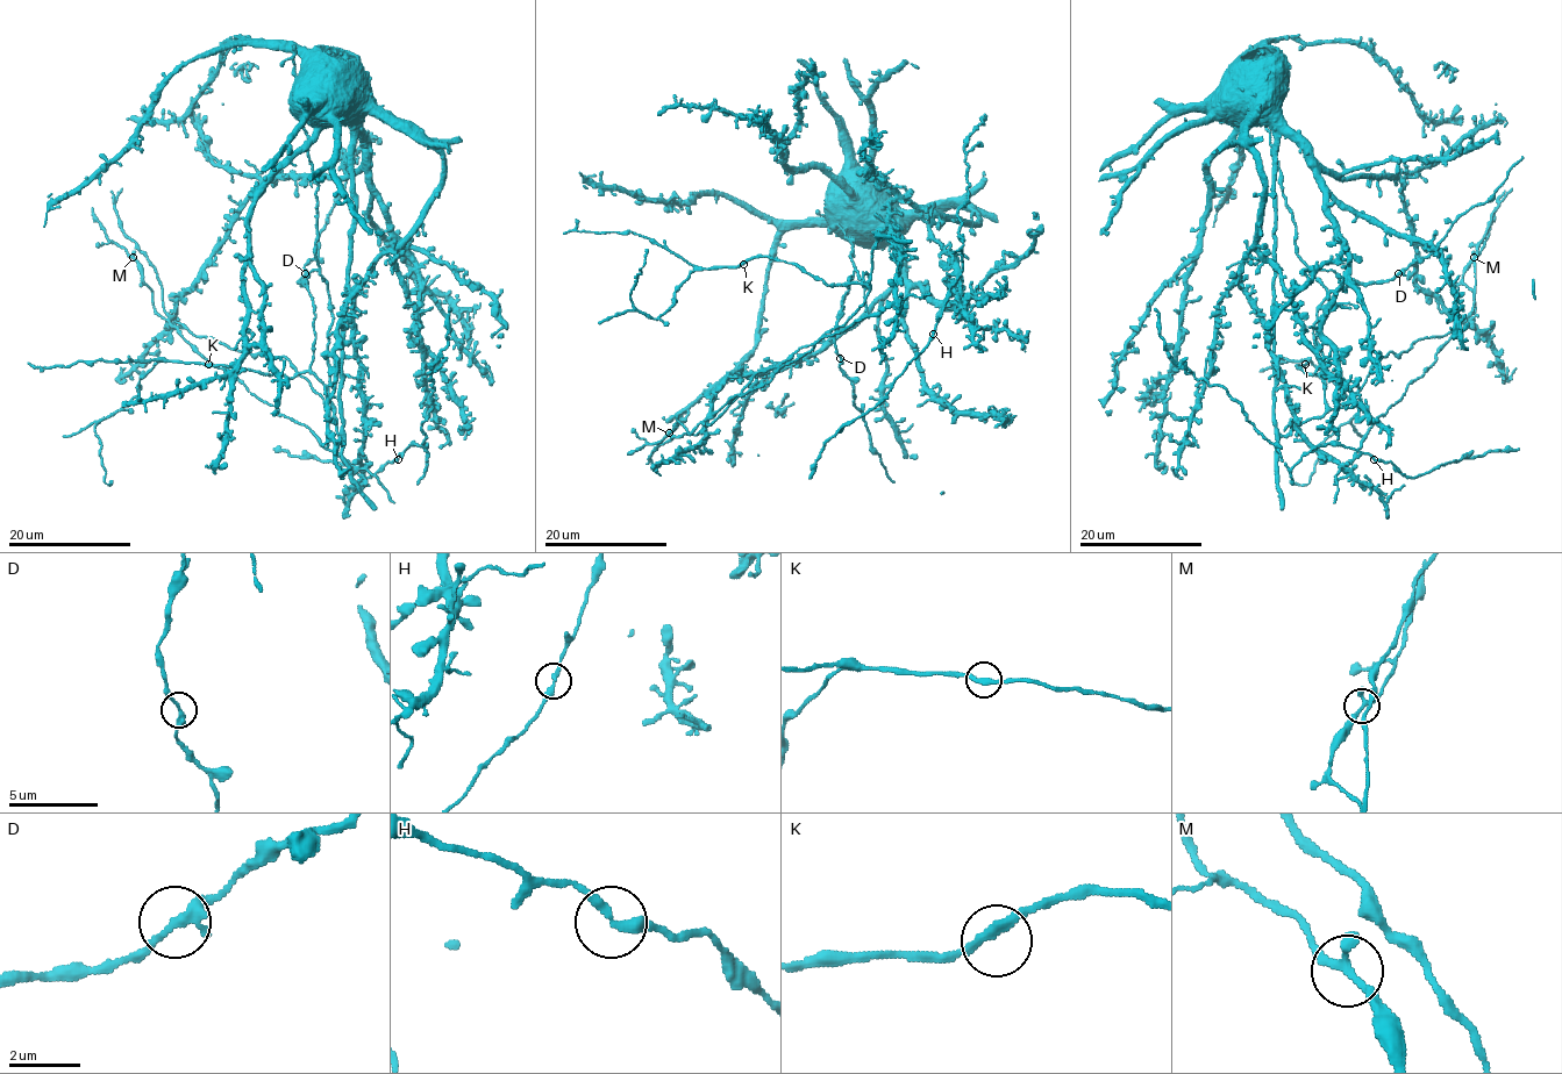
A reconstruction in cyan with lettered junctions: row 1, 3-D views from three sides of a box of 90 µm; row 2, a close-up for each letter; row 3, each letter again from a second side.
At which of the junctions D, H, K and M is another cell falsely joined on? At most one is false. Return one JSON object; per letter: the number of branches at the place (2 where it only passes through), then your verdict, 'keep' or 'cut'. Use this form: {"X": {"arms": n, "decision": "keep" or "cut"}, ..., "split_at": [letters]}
{"D": {"arms": 2, "decision": "keep"}, "H": {"arms": 2, "decision": "keep"}, "K": {"arms": 2, "decision": "keep"}, "M": {"arms": 2, "decision": "keep"}, "split_at": []}

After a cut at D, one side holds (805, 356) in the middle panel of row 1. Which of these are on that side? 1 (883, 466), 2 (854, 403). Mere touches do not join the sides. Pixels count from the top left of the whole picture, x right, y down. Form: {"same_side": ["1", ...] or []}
{"same_side": []}

